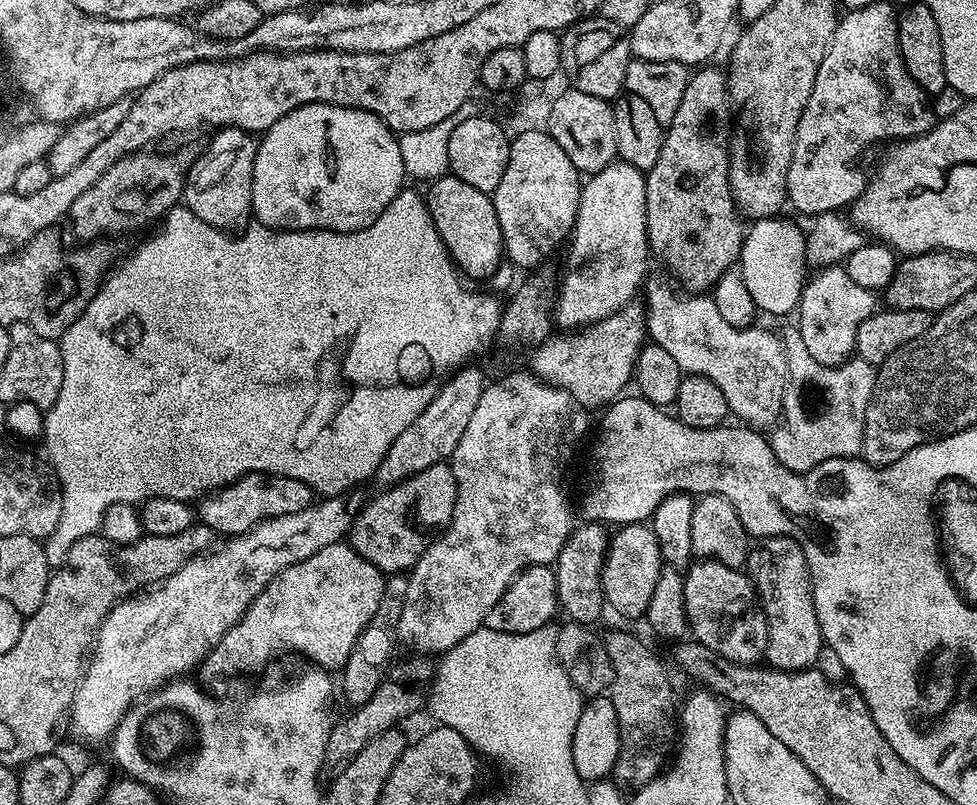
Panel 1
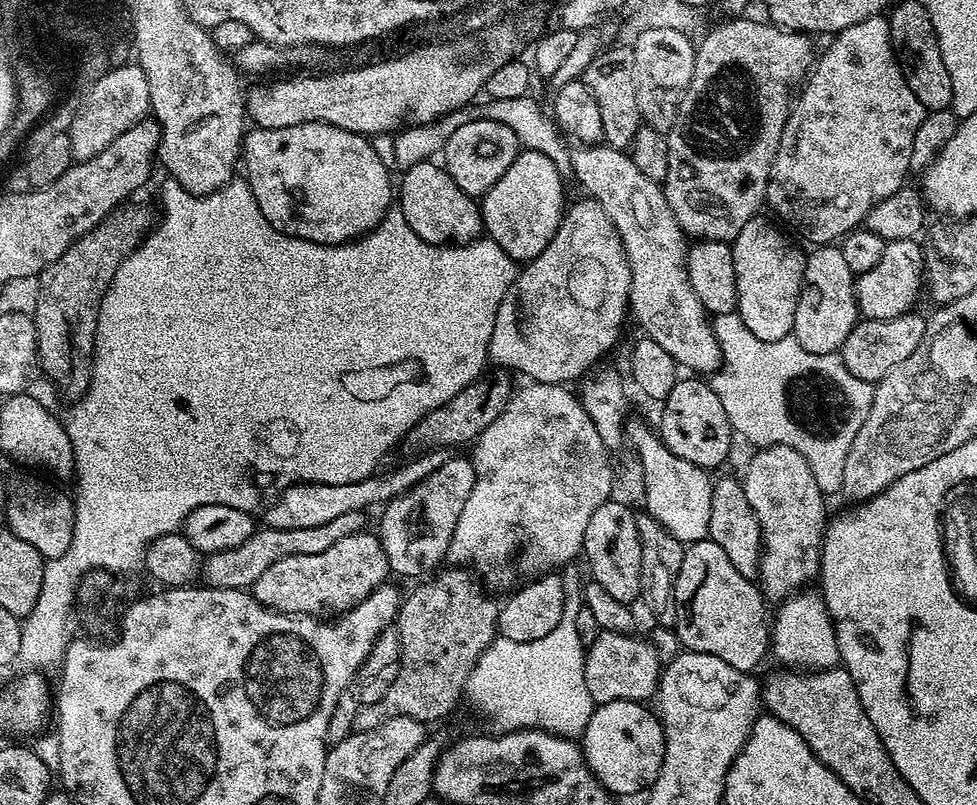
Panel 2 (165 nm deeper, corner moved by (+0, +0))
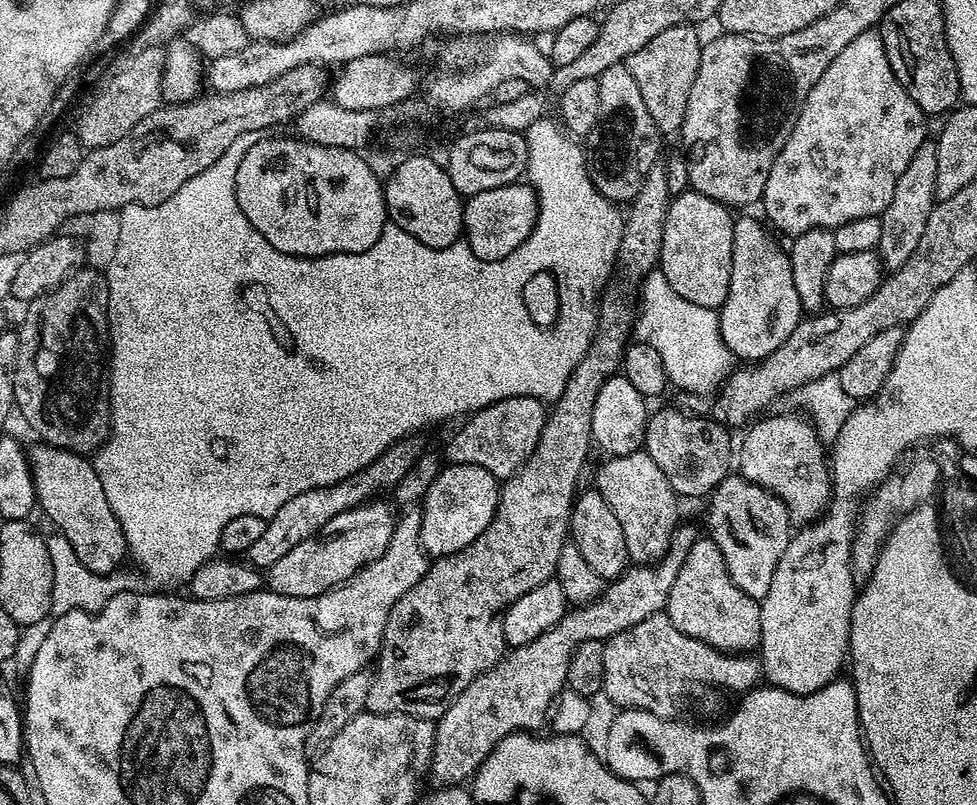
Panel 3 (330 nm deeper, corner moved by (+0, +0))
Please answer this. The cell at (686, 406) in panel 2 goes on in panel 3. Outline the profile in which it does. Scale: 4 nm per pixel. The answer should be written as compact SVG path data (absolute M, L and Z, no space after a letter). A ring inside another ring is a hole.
M660 408L651 413L645 426L643 451L654 458L658 470L666 474L666 482L677 497L707 497L730 474L728 455L733 455L734 444L728 441L729 429L719 420L708 416L691 416L676 408Z

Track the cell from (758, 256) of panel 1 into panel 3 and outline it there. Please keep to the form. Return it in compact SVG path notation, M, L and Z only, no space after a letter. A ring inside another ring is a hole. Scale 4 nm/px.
M752 216L735 221L730 294L726 294L726 302L718 309L722 338L733 357L741 356L744 362L764 360L802 324L788 253L783 247L780 249L777 237L761 224Z

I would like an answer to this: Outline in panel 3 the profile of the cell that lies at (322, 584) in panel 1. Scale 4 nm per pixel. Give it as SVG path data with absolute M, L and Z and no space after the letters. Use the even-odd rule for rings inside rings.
M380 502L361 504L330 521L327 531L340 532L340 536L325 535L323 538L298 542L290 554L282 554L282 558L278 558L278 562L267 569L267 587L283 596L317 596L346 583L359 568L374 562L374 558L382 558L386 546L390 546L396 520L386 505L376 503Z

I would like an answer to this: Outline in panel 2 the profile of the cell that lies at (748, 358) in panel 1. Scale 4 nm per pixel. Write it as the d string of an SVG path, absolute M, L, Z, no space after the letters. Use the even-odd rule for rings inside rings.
M601 142L586 144L571 149L572 172L576 180L585 188L587 195L597 200L606 210L610 222L614 222L614 230L622 238L622 246L626 250L626 258L630 262L630 294L628 307L631 315L641 324L643 335L654 338L658 346L672 355L681 369L689 368L692 374L711 374L720 367L720 347L712 329L710 313L698 302L698 294L694 294L694 286L690 286L688 277L688 249L686 237L678 226L678 218L674 218L674 210L670 210L670 202L666 202L663 187L642 174L632 161L627 151L610 148Z

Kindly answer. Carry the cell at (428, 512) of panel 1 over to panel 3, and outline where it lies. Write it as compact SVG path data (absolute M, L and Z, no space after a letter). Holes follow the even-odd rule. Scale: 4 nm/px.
M469 464L441 467L433 484L426 490L420 508L420 545L429 557L449 556L474 542L496 513L500 484L490 470Z

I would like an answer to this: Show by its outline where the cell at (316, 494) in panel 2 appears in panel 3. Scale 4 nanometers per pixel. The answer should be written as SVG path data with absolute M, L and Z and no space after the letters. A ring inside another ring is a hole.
M529 396L502 398L471 413L463 421L465 424L449 438L444 454L442 453L443 459L448 464L482 466L490 470L490 474L494 474L497 481L503 482L528 461L534 446L538 446L545 419L545 401L535 400Z

